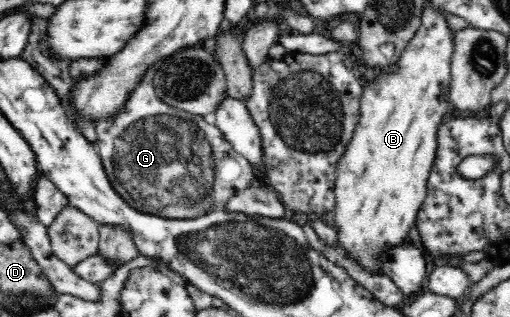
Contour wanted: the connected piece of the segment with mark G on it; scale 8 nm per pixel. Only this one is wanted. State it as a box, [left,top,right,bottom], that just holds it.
[93,64,261,219]

